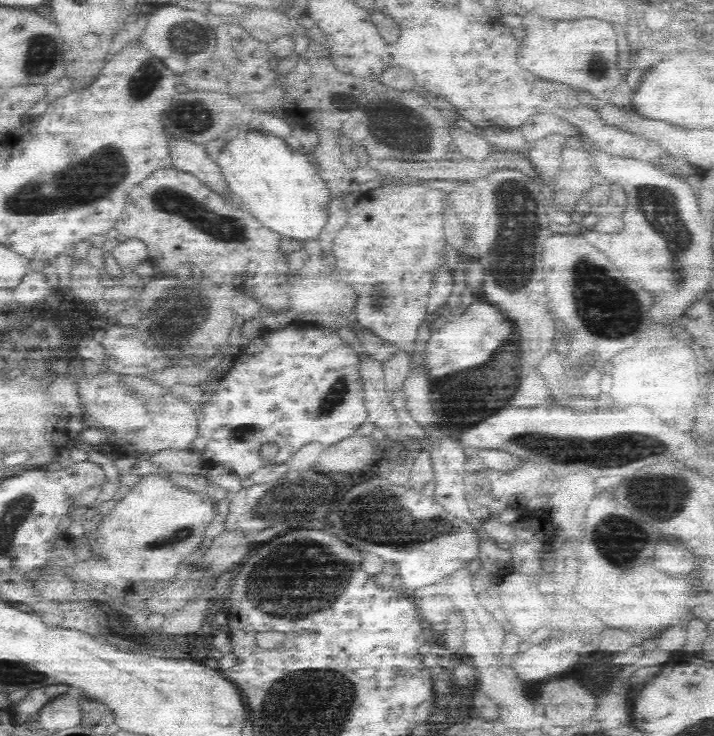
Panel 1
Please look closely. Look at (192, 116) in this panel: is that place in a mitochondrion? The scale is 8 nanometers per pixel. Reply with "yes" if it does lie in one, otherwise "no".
yes

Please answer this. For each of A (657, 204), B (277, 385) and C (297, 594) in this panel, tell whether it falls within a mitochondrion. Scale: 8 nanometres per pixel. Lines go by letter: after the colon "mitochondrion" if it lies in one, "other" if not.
A: mitochondrion
B: other
C: mitochondrion

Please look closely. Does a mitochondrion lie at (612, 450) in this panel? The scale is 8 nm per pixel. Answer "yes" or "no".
yes

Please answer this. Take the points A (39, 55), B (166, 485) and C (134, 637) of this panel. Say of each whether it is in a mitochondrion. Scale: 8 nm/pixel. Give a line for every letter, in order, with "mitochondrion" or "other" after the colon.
A: mitochondrion
B: other
C: other

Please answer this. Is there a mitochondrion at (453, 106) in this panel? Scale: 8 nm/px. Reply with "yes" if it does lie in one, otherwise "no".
no

